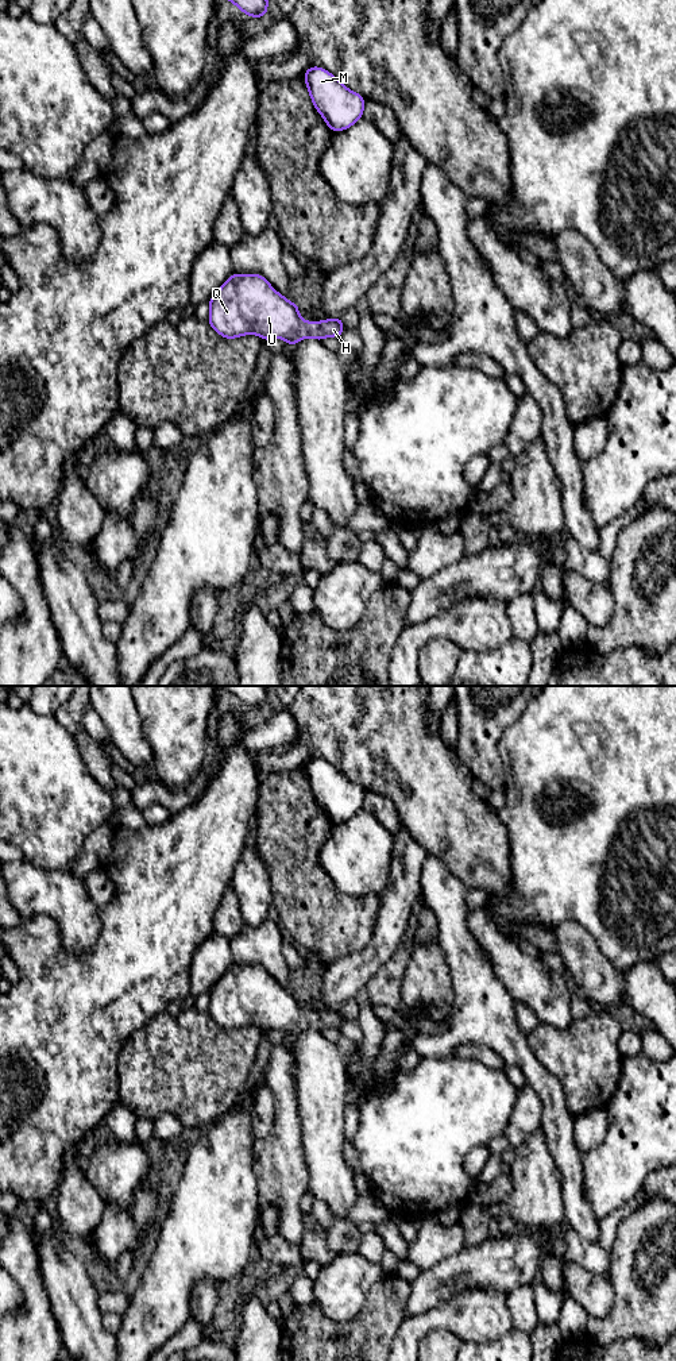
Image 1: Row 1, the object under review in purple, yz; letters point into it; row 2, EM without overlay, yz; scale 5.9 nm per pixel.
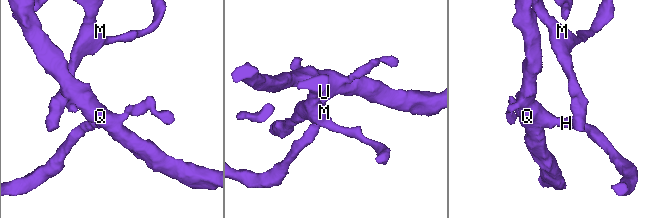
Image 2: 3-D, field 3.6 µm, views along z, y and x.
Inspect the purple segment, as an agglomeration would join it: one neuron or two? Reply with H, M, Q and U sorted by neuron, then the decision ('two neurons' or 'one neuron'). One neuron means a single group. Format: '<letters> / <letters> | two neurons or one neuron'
H M Q U | one neuron

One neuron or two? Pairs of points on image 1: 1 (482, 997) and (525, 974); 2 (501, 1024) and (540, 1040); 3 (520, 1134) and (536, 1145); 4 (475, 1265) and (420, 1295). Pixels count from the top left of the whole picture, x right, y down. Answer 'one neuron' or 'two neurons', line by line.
1: two neurons
2: two neurons
3: two neurons
4: one neuron

